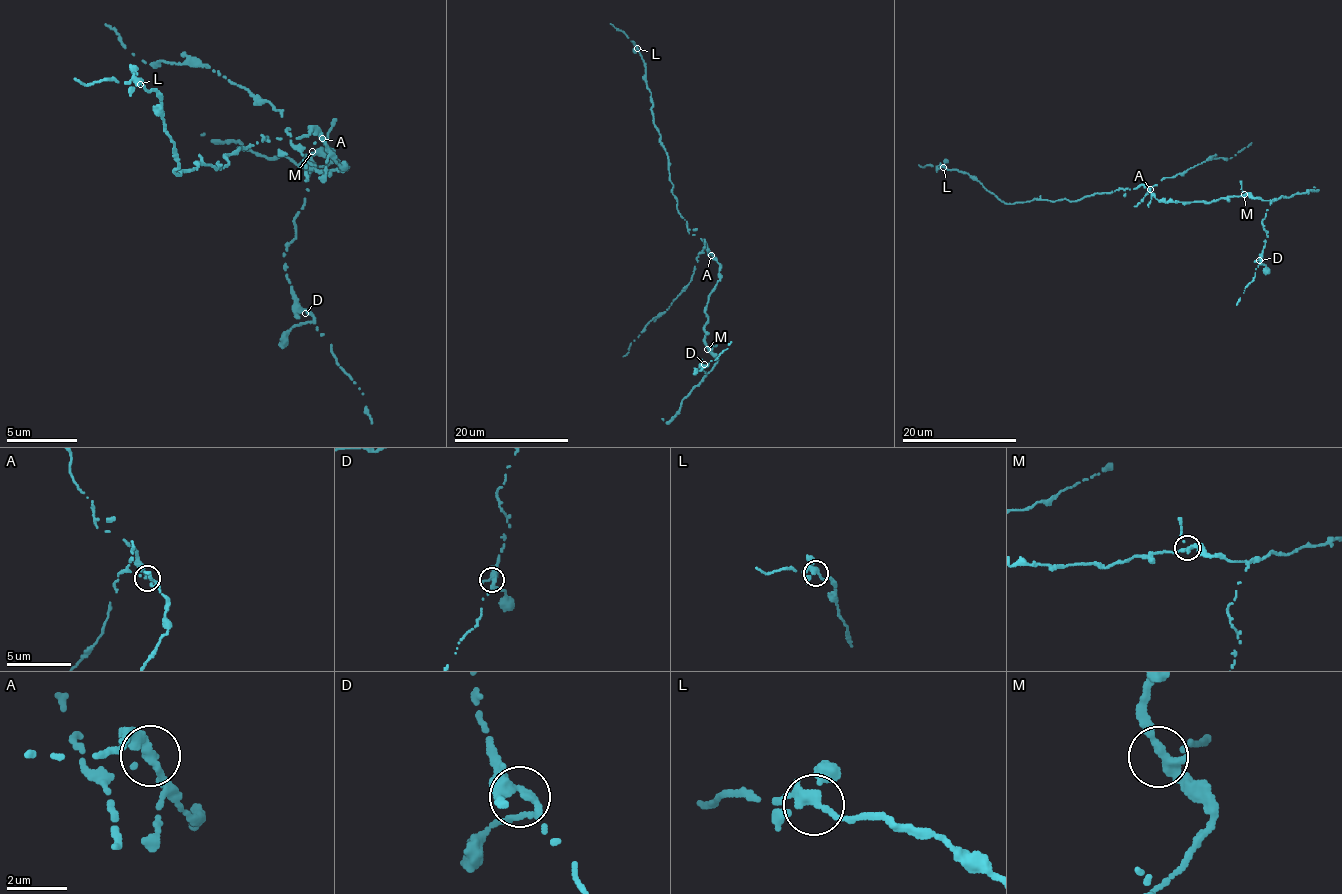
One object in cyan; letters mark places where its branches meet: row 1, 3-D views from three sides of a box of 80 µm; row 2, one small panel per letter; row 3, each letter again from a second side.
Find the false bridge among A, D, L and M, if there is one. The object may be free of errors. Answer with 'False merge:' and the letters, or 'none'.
False merge: A

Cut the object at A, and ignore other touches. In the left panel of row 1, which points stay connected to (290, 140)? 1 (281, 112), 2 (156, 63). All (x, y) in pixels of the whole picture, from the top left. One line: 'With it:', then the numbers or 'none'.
With it: 1, 2

